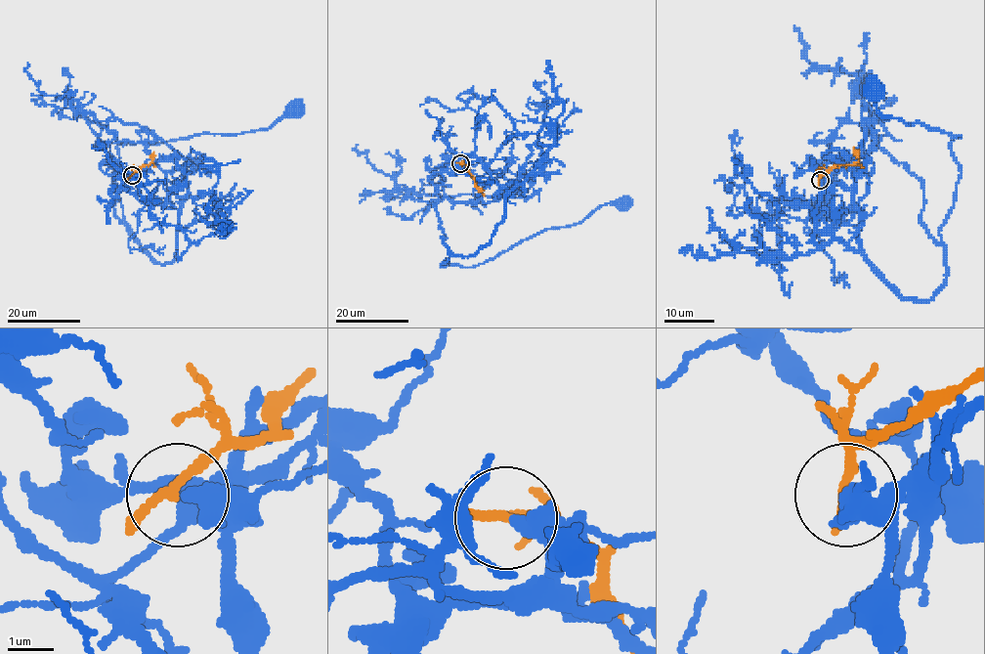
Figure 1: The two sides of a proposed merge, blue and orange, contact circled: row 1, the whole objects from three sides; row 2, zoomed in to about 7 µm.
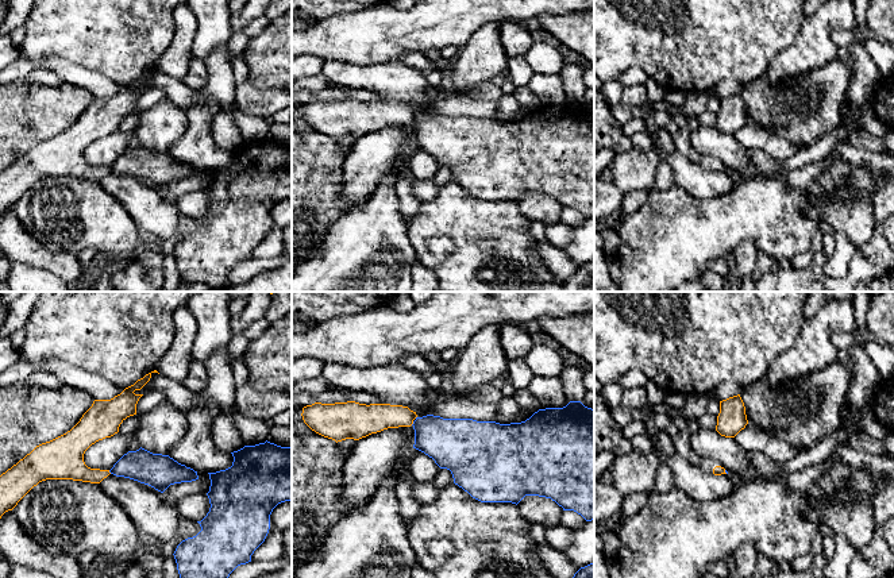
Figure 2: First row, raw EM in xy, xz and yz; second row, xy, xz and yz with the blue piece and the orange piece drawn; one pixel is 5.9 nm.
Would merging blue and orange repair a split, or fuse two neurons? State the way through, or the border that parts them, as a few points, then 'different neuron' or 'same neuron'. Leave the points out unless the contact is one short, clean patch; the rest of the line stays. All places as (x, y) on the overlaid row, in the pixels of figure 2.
border along xy (108, 470), (111, 473); different neuron

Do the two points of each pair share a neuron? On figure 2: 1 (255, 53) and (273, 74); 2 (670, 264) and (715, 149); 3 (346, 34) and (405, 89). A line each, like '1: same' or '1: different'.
1: same
2: different
3: different

